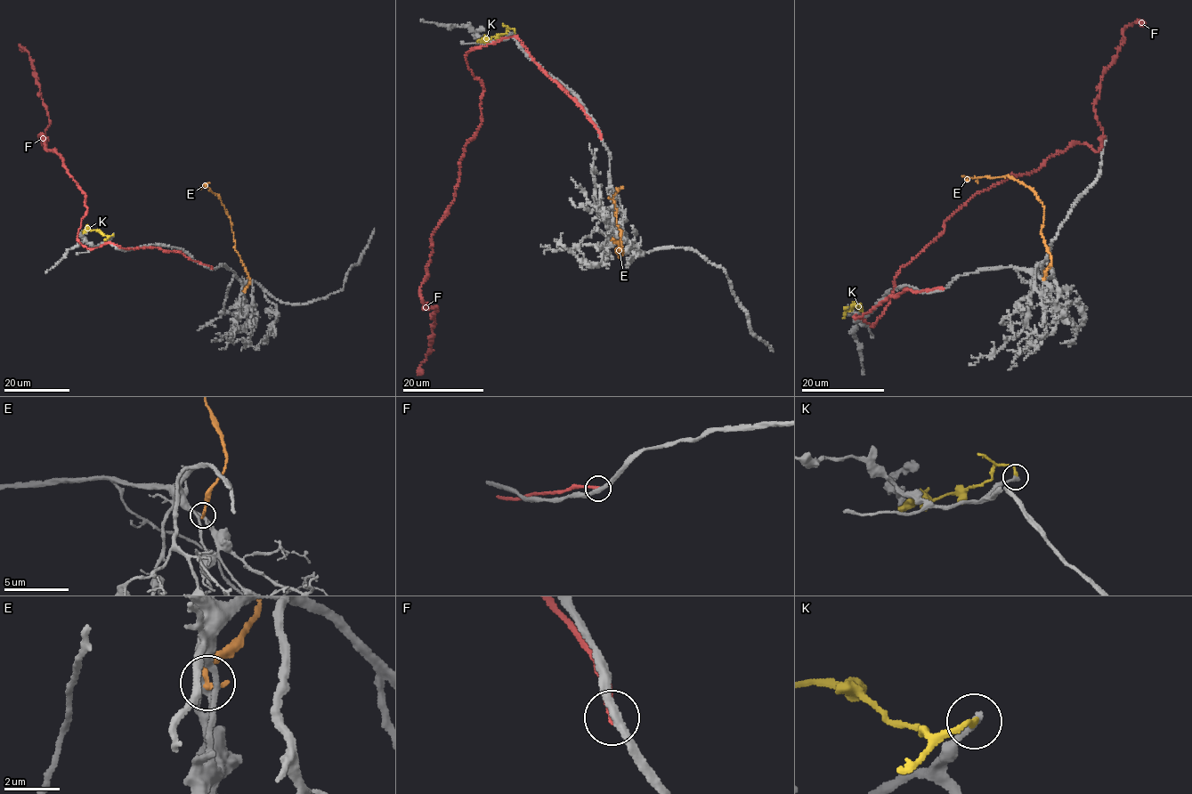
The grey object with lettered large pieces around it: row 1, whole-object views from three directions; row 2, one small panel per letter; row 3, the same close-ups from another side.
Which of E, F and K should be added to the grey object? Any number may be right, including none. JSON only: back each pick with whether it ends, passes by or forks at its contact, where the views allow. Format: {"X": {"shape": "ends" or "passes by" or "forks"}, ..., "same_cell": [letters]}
{"K": {"shape": "ends"}, "same_cell": ["K"]}

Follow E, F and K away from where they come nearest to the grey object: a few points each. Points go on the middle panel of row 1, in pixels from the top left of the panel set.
E: (612, 238), (621, 252), (617, 249), (620, 256), (622, 253), (621, 231), (617, 224), (613, 195), (623, 185)
F: (600, 139), (514, 35), (467, 52), (483, 89), (482, 122), (432, 236), (419, 289), (437, 310), (421, 371)
K: (514, 31), (508, 28), (504, 35), (477, 42)

